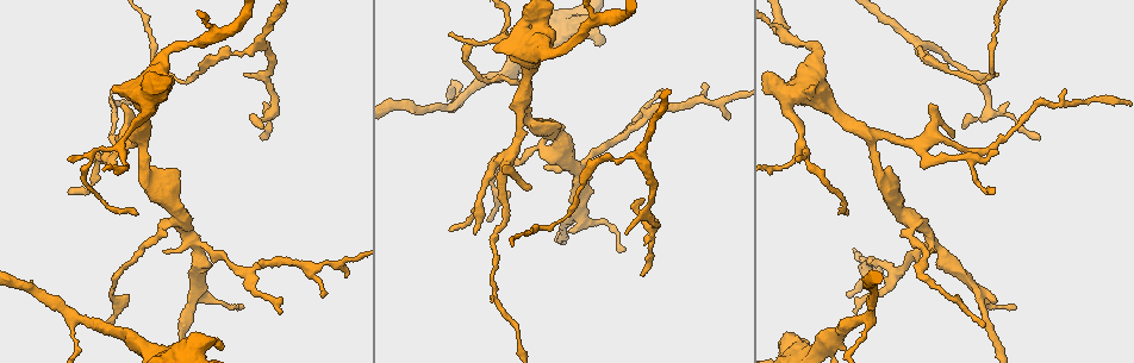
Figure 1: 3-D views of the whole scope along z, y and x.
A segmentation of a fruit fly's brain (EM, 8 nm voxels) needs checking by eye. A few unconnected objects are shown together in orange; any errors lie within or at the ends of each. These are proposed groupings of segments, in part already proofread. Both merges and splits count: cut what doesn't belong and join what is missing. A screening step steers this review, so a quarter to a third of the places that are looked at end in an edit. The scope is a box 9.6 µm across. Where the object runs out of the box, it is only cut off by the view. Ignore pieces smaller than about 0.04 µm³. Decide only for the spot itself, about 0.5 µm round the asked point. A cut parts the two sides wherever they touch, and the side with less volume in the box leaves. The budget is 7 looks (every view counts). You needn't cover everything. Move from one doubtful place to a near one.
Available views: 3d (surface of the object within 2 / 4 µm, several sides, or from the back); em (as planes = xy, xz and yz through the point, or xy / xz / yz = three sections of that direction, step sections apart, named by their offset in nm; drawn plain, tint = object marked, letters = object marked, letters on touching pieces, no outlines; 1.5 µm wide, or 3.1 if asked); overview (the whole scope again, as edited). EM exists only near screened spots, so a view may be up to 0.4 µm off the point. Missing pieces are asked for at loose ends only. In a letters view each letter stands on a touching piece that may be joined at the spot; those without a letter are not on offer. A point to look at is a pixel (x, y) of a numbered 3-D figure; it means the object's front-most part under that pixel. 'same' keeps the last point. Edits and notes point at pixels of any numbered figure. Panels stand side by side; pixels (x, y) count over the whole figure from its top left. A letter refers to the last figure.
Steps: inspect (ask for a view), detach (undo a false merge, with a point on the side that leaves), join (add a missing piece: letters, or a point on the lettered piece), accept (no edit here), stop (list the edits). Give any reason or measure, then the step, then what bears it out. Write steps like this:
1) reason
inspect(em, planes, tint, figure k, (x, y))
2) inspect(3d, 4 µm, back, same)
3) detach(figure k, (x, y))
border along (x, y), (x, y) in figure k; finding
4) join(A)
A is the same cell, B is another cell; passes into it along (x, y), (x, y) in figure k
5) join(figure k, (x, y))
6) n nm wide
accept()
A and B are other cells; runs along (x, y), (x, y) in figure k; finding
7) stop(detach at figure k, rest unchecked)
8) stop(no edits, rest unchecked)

branch stops here
inspect(3d, 2 µm, figure 1, (546, 168))

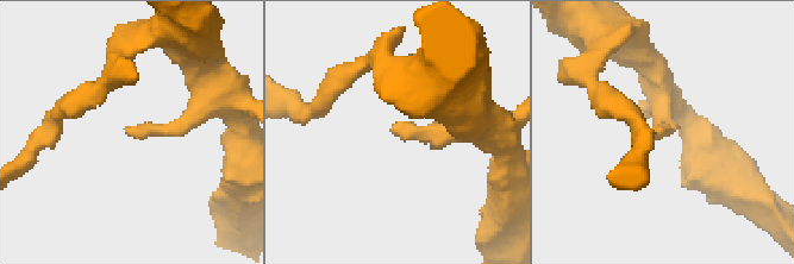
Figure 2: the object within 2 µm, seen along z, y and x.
inspect(em, planes, letters, figure 2, (125, 133))

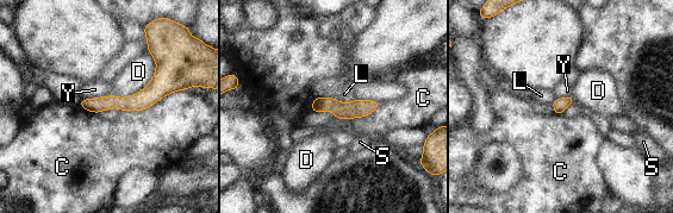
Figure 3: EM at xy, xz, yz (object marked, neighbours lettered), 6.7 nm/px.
accept()
C, D, L, S and Y are other cells; no lettered piece goes on from it

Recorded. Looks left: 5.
abrupt turn
inspect(3d, 2 µm, figure 1, (74, 318))

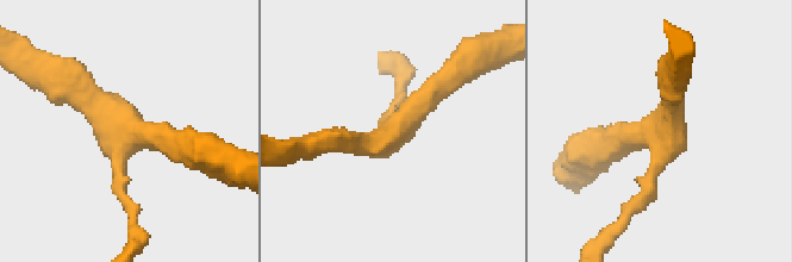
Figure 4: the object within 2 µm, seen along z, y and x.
3 arms
inspect(em, xy, step 8, tint, figure 4, (125, 130))

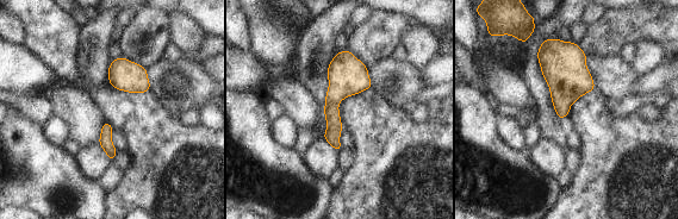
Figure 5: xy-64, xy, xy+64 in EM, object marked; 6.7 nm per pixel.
cut it another way
inspect(em, planes, letters, same)

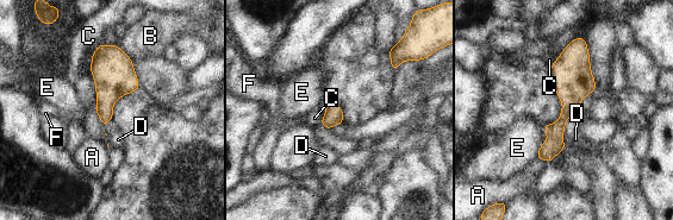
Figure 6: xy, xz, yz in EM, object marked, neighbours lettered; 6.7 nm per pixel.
280 nm wide
accept()
A, B, C, D, E and F are other cells; border along (100, 43), (91, 74), (104, 125) in figure 6; continuous, no second neuron

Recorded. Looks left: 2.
branch stops here
inspect(3d, 2 µm, figure 1, (487, 219))

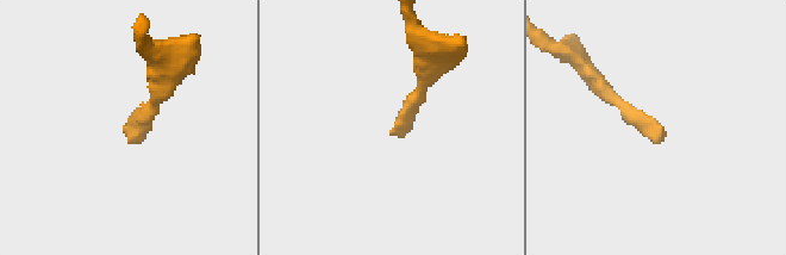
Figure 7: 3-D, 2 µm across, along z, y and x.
now the EM
inspect(em, planes, letters, figure 7, (660, 125))

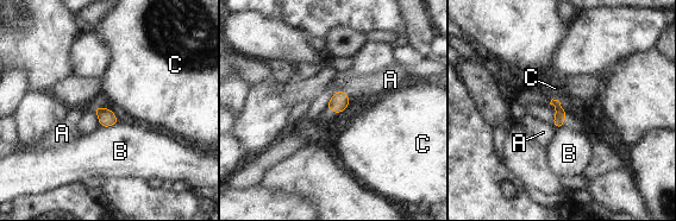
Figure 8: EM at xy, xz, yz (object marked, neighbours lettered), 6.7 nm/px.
accept()
A, B and C are other cells; border along (552, 98), (557, 100) in figure 8; no lettered piece goes on from it

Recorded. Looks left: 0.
stop(no edits, rest unchecked)

